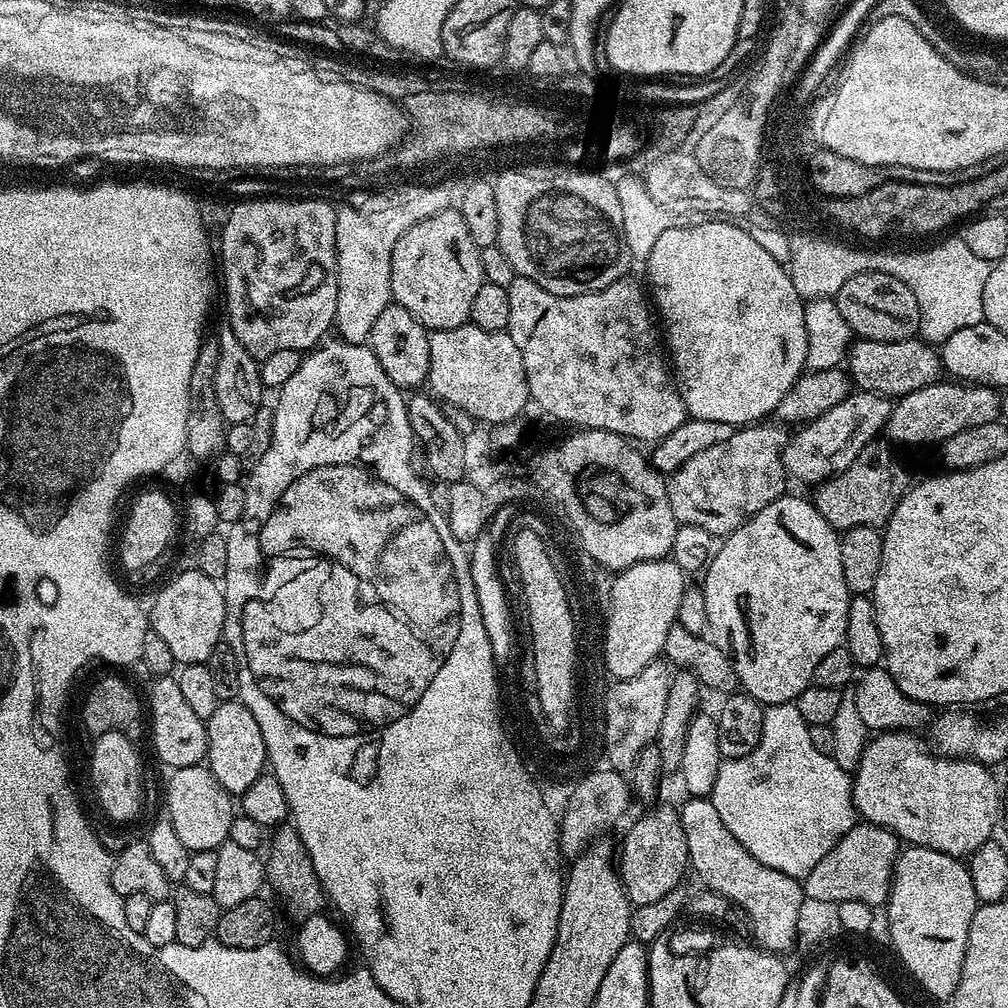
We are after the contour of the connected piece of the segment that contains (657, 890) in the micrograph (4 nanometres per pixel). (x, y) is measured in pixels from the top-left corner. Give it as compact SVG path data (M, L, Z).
M659 804L643 813L634 822L634 826L623 833L624 845L618 848L620 881L628 891L629 900L636 906L658 902L670 890L681 887L680 879L683 878L684 871L687 873L690 868L680 813L668 804Z

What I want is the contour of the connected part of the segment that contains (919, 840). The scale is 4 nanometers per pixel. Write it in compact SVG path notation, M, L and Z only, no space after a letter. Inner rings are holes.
M895 730L895 731L884 731L879 734L873 735L871 739L867 741L867 744L864 748L864 752L860 756L860 762L857 764L857 766L854 769L854 775L852 776L852 807L856 809L857 813L865 821L874 823L874 824L881 824L883 828L888 828L890 831L895 832L897 836L900 837L901 841L907 842L909 845L915 846L917 848L929 848L930 850L938 850L942 854L946 854L947 856L955 856L957 858L967 858L971 856L972 852L974 850L978 850L978 846L982 846L984 843L986 843L987 840L993 839L994 833L992 832L996 828L996 819L1000 816L1000 788L998 785L996 785L996 780L994 777L991 776L989 769L985 767L985 765L980 764L976 760L962 760L959 758L945 758L939 754L931 754L932 756L927 756L926 753L923 752L922 749L920 749L920 744L918 741L915 740L913 733L908 730Z

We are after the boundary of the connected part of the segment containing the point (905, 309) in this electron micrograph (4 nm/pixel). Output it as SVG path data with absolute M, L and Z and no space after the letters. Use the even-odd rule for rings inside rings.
M880 272L857 274L843 283L835 297L838 311L846 318L846 326L861 340L873 340L889 344L913 339L920 331L920 315L918 302L914 302L914 294L906 286L906 282L898 282L898 278Z

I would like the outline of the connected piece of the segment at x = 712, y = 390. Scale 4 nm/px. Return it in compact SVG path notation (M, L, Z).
M705 219L703 221L704 224L692 224L689 228L680 228L680 226L673 226L670 230L666 230L666 234L662 234L662 238L658 238L657 244L654 245L654 250L648 255L648 259L646 261L646 267L648 267L648 280L652 283L652 292L651 295L654 297L655 307L658 309L660 307L660 312L664 315L664 324L668 327L668 340L666 336L666 344L672 347L672 356L670 352L670 360L676 363L676 372L674 368L674 380L678 385L678 391L680 393L680 399L684 401L684 410L685 413L693 420L709 420L710 422L722 422L723 424L734 424L737 426L748 426L753 422L760 422L765 419L764 416L770 413L773 413L776 409L778 402L782 400L784 395L786 394L786 390L790 390L790 386L794 386L794 382L796 379L802 375L805 371L807 362L808 362L808 339L806 338L806 322L804 321L804 305L805 301L796 292L794 286L791 284L791 278L789 276L789 269L785 267L783 263L779 259L771 257L770 254L762 248L762 246L758 246L757 242L754 242L753 238L751 238L750 234L744 233L738 226L727 224L726 222L716 221Z

